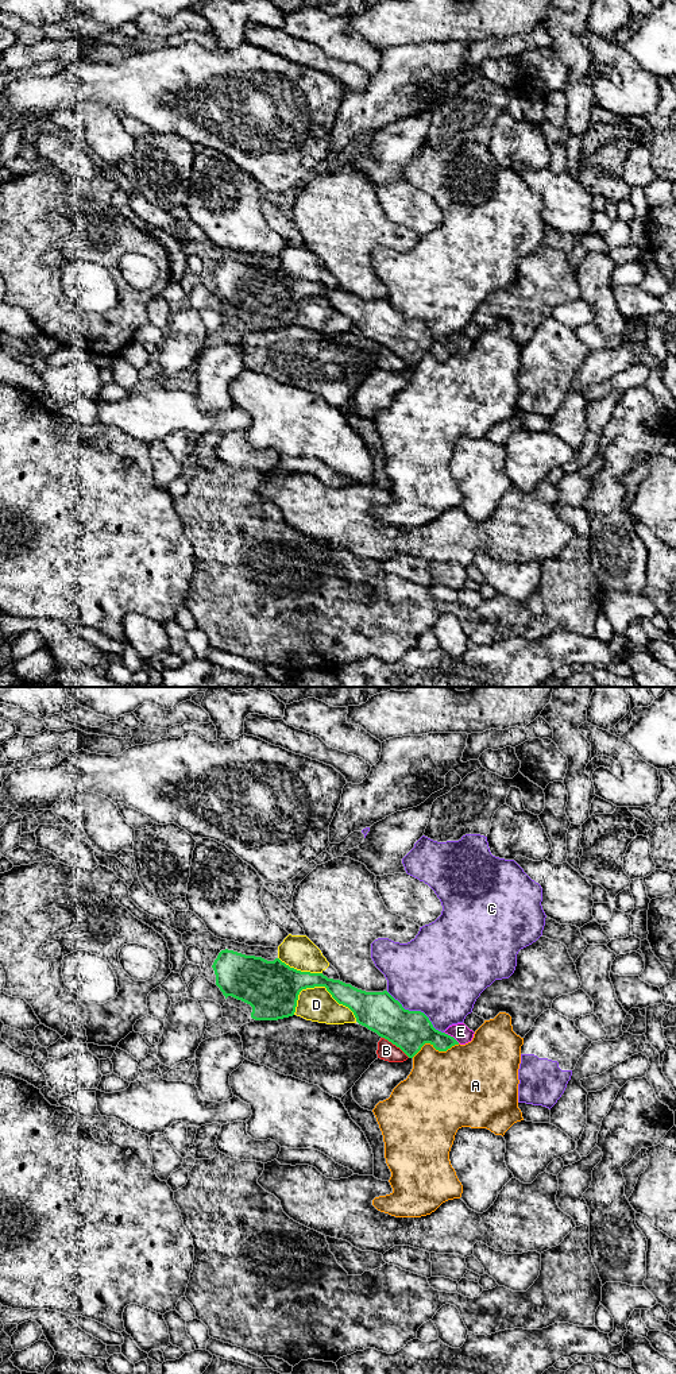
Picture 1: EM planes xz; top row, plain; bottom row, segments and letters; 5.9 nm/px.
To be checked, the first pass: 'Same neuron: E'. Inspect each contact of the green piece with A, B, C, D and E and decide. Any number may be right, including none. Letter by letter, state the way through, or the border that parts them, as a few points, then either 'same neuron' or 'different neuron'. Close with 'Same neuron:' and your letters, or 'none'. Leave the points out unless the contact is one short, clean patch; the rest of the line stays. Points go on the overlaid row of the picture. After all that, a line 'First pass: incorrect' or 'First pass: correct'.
A: border xz (459, 1043), (445, 1050), (436, 1050), (425, 1043), (412, 1057); different neuron
B: different neuron
C: different neuron
D: different neuron
E: way xz (412, 1030), (433, 1037), (452, 1037), (460, 1031); same neuron
Same neuron: E
First pass: correct

